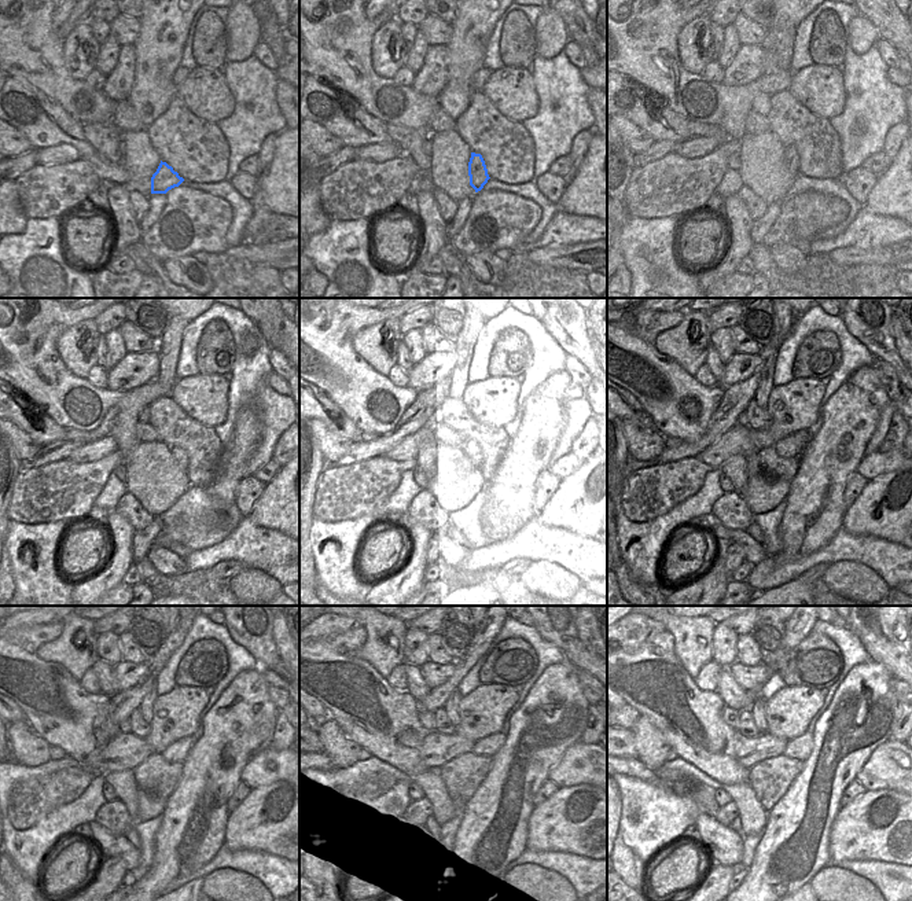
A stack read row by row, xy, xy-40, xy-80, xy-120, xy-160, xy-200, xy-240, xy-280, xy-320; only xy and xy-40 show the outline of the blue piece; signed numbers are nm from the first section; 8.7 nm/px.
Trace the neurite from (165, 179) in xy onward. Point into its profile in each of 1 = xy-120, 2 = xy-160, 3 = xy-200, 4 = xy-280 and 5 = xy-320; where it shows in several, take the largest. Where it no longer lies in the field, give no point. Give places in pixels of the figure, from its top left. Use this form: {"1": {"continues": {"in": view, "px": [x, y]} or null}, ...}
{"1": {"continues": {"in": "xy-120", "px": [179, 455]}}, "2": {"continues": {"in": "xy-160", "px": [471, 448]}}, "3": {"continues": {"in": "xy-200", "px": [790, 447]}}, "4": {"continues": {"in": "xy-280", "px": [489, 746]}}, "5": {"continues": {"in": "xy-320", "px": [800, 747]}}}

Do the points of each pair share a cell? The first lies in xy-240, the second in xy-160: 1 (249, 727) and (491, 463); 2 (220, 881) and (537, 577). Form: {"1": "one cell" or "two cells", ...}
{"1": "two cells", "2": "one cell"}

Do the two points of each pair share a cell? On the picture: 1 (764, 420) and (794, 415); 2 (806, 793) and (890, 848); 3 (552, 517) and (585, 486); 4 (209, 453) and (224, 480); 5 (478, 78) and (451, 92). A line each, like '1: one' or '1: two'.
1: two
2: two
3: one
4: two
5: two

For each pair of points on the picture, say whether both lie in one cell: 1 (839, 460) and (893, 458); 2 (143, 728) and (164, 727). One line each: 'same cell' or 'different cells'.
1: different cells
2: different cells

